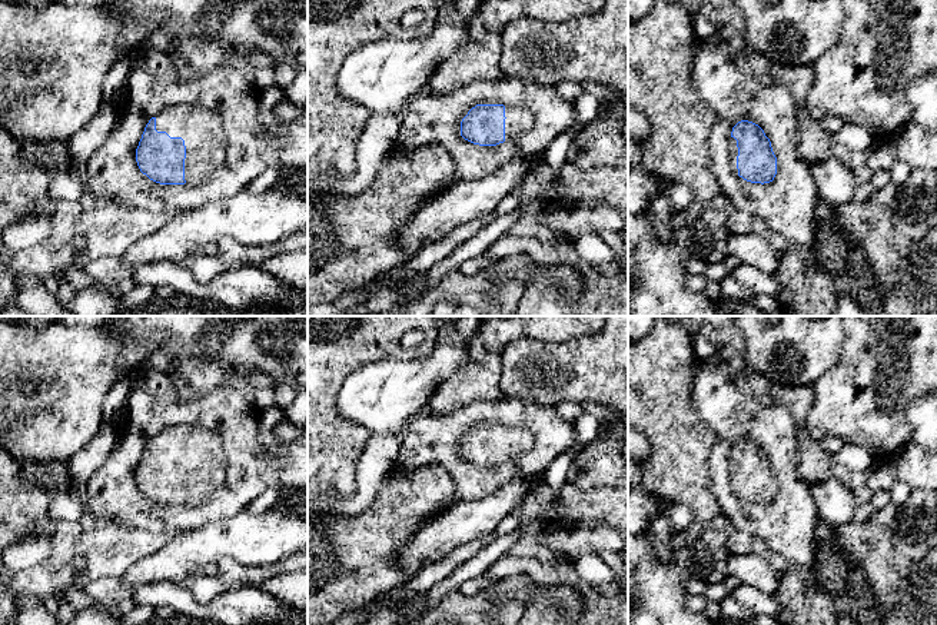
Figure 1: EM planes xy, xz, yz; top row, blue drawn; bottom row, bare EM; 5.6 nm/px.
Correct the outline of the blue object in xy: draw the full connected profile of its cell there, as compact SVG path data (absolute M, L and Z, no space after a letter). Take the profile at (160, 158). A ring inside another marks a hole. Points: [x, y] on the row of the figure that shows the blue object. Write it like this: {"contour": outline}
{"contour": "M175 104L149 120L136 149L143 174L160 184L193 186L210 179L226 153L226 134L220 117L200 104Z"}

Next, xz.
{"contour": "M476 104L461 122L461 136L479 146L496 146L528 132L534 114L526 107Z"}

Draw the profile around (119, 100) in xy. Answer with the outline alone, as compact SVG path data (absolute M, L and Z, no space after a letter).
M127 80L116 89L113 96L110 97L110 106L114 110L114 113L119 116L119 119L126 113L127 107Z

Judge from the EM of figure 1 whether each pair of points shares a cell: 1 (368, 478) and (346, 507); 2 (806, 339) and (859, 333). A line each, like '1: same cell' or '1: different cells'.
1: same cell
2: different cells

